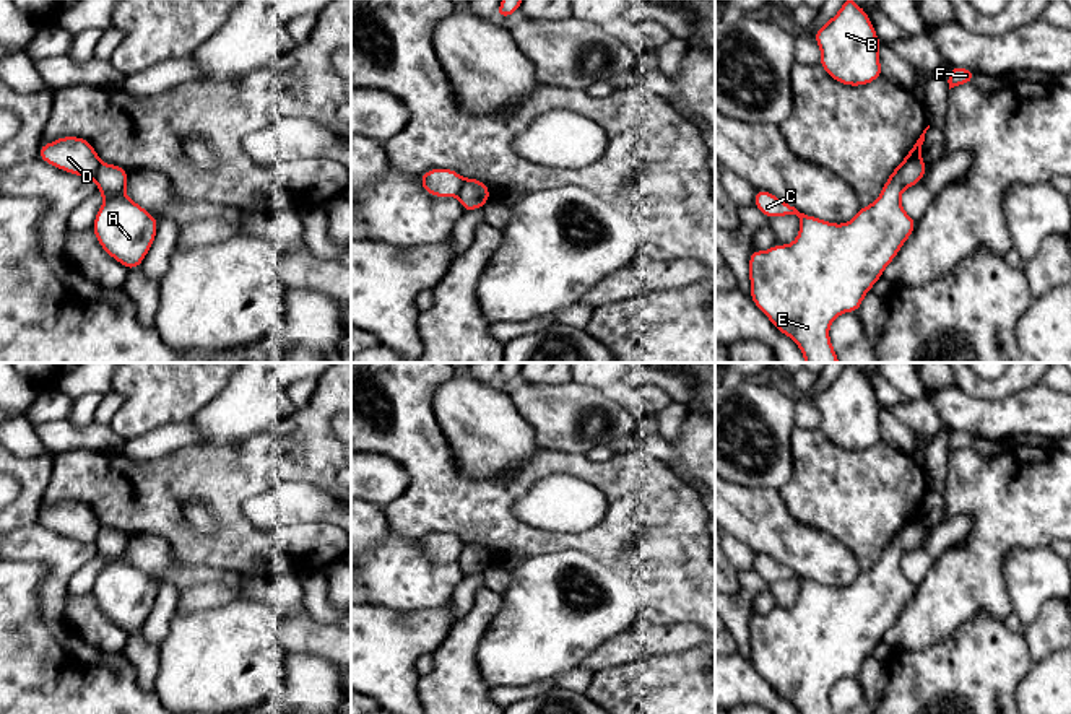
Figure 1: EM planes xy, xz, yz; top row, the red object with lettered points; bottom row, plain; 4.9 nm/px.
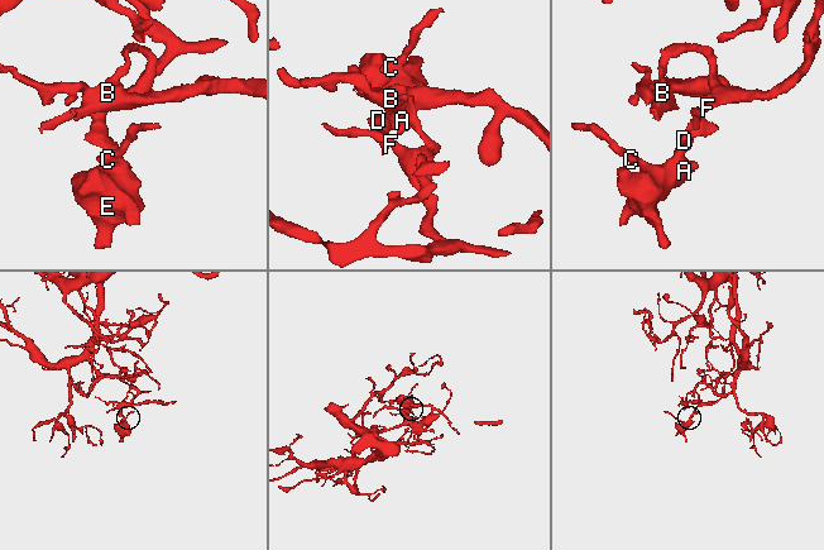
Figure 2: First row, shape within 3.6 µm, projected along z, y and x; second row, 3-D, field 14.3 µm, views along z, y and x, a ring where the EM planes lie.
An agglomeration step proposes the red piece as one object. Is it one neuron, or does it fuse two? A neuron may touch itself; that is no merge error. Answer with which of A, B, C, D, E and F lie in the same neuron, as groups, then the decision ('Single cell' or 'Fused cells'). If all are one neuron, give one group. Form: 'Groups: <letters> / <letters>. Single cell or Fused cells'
Groups: A C E / B D F. Fused cells

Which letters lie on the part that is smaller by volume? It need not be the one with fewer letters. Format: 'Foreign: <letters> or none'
Foreign: A, C, E

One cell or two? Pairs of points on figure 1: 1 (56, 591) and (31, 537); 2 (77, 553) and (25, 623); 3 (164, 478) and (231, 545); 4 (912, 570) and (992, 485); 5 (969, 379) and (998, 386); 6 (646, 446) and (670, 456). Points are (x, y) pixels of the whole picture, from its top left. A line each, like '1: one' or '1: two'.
1: one
2: two
3: one
4: two
5: one
6: one

